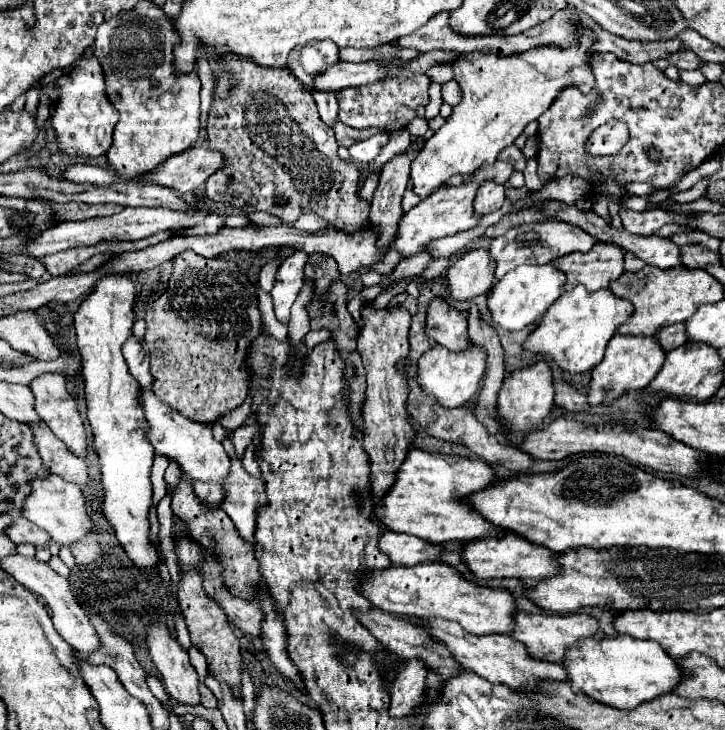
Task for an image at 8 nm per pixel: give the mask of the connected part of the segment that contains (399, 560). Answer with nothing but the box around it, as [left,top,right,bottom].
[379,532,441,566]

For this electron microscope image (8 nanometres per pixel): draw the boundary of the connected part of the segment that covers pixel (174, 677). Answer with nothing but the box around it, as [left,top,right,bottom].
[147,622,201,706]

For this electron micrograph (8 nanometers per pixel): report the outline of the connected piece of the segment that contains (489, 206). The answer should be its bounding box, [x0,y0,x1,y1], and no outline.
[475,182,505,216]

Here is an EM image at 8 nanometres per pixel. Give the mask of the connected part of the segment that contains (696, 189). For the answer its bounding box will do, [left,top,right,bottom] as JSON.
[669,178,707,202]

